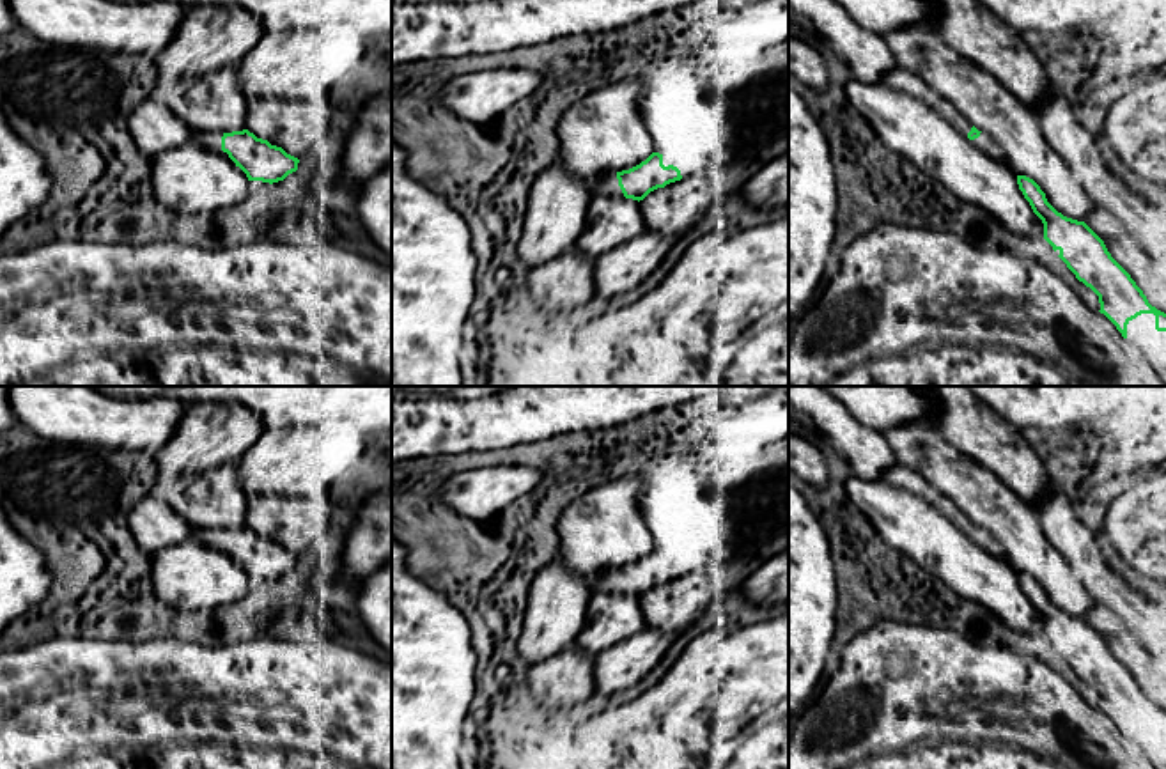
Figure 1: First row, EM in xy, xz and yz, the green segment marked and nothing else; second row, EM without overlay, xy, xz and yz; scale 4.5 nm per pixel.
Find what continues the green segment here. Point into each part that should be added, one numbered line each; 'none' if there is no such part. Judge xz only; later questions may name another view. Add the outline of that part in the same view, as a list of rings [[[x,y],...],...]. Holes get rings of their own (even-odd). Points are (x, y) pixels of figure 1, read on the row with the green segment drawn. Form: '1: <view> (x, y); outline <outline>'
1: xz (606, 185); outline [[[615,172],[597,177],[590,190],[594,195],[624,197]]]

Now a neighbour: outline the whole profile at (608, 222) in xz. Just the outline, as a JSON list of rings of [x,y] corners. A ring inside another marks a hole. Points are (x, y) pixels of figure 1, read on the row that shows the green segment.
[[[592,195],[576,250],[592,264],[615,246],[645,230],[640,202],[626,197]]]

